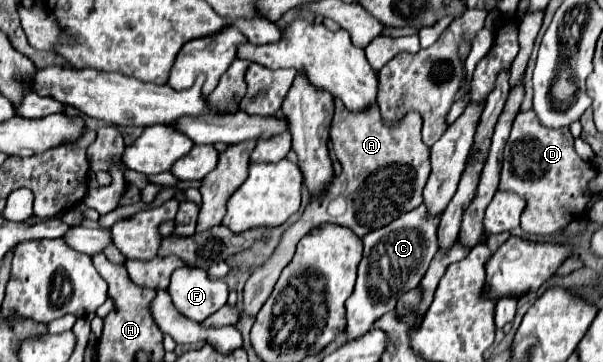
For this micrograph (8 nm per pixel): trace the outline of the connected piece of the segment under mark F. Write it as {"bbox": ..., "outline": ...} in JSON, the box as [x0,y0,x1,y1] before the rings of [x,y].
{"bbox":[167,267,229,323],"outline":[[[181,267],[171,275],[167,293],[181,315],[203,323],[227,303],[229,289],[223,281],[209,279],[203,269]]]}

